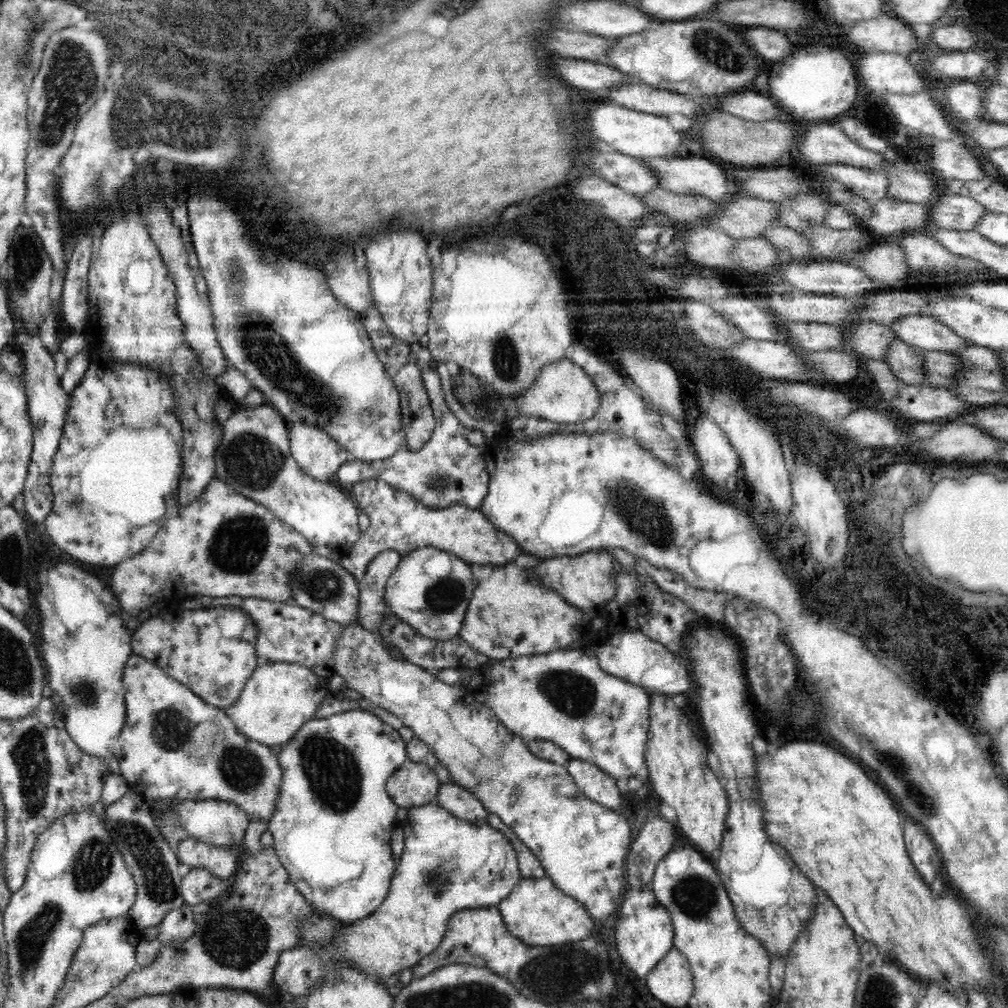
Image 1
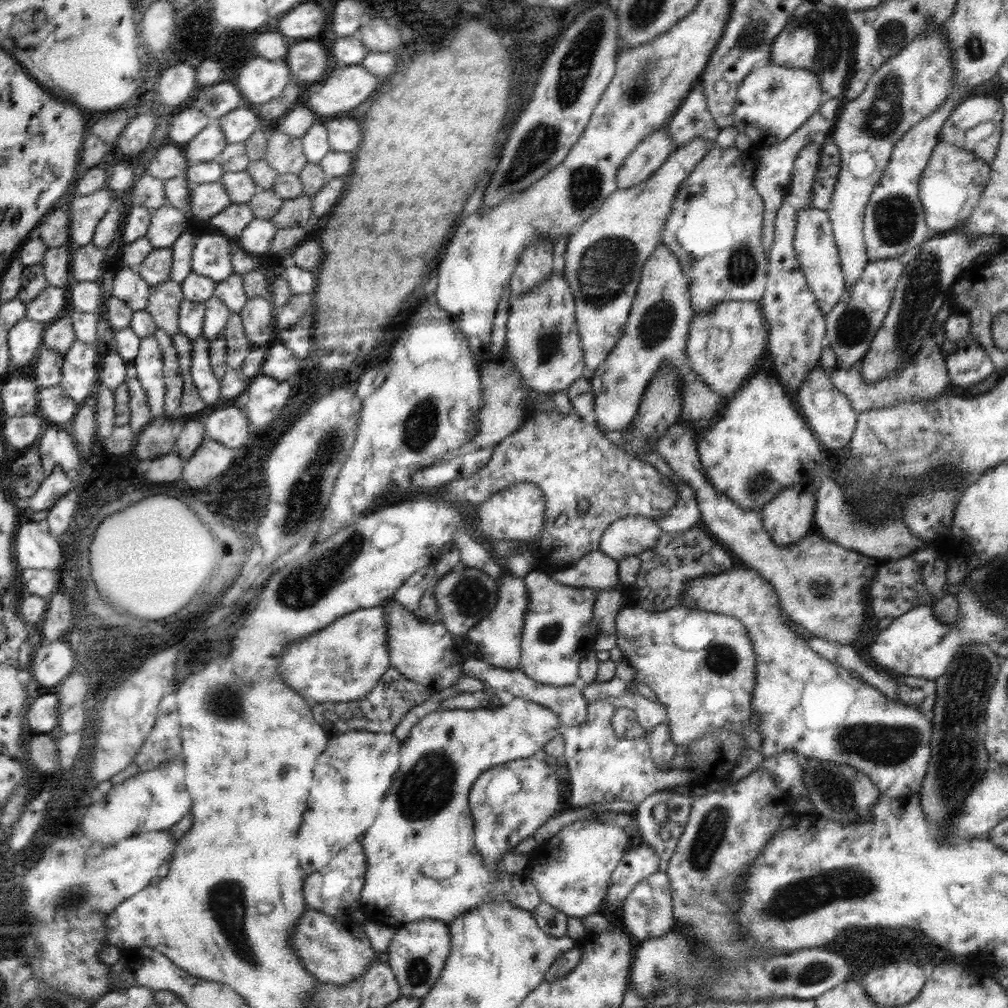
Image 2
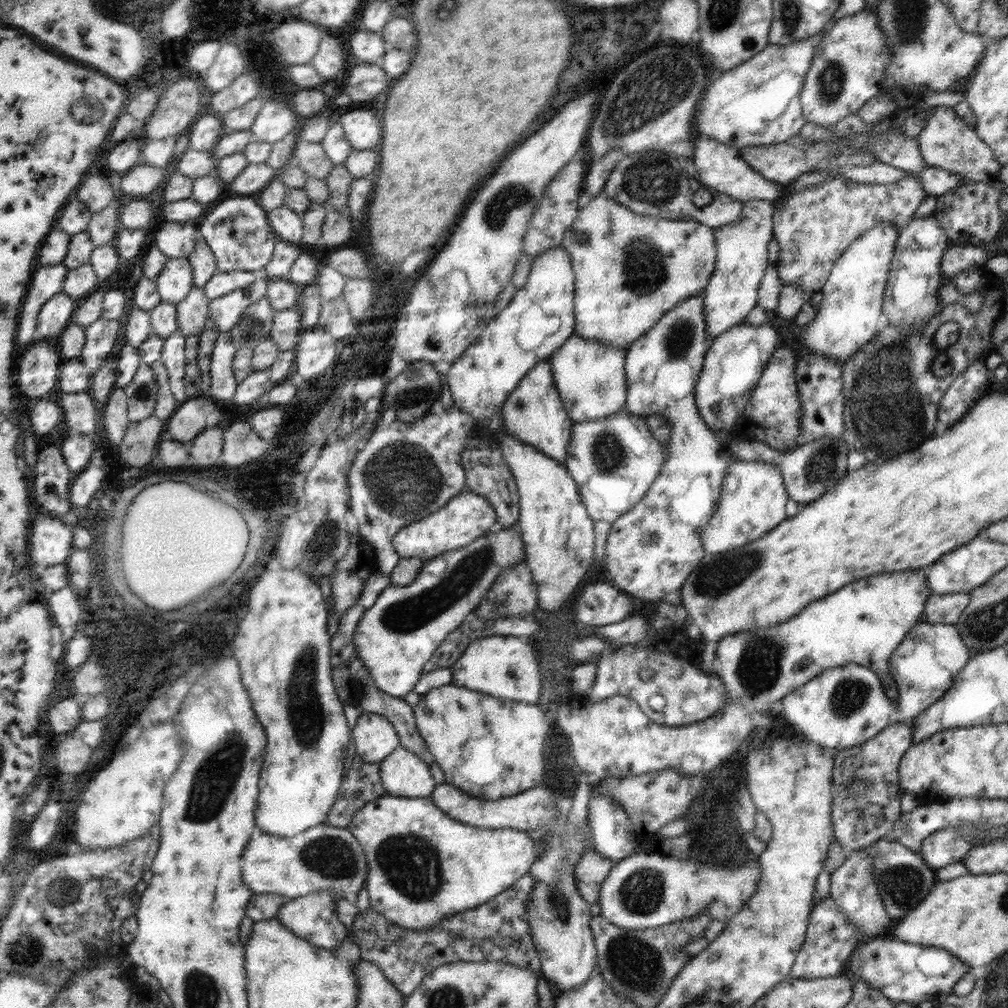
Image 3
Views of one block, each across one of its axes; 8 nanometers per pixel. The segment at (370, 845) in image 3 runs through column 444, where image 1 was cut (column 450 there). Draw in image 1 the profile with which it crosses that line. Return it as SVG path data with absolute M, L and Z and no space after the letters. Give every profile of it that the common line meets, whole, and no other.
M425 804L412 807L403 822L405 845L397 864L391 887L384 902L368 918L350 922L338 930L334 940L328 946L296 945L284 950L276 963L271 981L273 986L283 994L302 998L319 985L325 976L338 963L354 965L364 973L374 973L388 979L405 968L412 968L421 958L432 954L442 942L445 930L452 915L462 909L480 909L498 905L510 895L510 891L522 879L518 859L510 841L488 824L474 824L450 814L438 804Z

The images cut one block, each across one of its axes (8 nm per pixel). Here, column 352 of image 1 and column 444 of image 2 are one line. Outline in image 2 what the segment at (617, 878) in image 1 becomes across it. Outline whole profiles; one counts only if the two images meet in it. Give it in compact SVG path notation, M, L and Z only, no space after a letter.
M386 599L381 605L387 612L390 664L408 680L428 688L444 690L450 688L463 675L461 654L457 651L452 634L441 624L424 624L396 599Z

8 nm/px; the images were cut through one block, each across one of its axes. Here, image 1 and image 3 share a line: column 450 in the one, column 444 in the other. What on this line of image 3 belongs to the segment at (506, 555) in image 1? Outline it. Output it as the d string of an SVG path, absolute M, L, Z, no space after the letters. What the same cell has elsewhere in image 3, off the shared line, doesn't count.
M464 489L436 512L400 528L392 537L391 543L399 559L416 558L424 562L468 546L473 540L493 531L496 522L497 516L488 501L479 494Z

